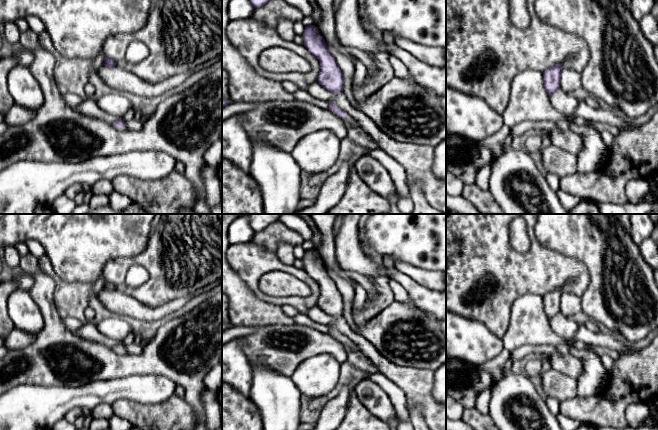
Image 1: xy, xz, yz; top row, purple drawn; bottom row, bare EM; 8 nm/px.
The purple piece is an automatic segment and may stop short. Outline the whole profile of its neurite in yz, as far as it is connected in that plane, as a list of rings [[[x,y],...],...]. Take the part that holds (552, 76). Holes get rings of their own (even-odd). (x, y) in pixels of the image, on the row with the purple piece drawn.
[[[556,64],[543,72],[544,86],[548,96],[560,89],[563,69],[564,68],[560,64]]]

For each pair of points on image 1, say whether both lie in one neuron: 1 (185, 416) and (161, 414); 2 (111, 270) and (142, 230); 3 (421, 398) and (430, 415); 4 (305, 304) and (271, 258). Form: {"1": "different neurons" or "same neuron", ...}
{"1": "same neuron", "2": "different neurons", "3": "same neuron", "4": "same neuron"}

